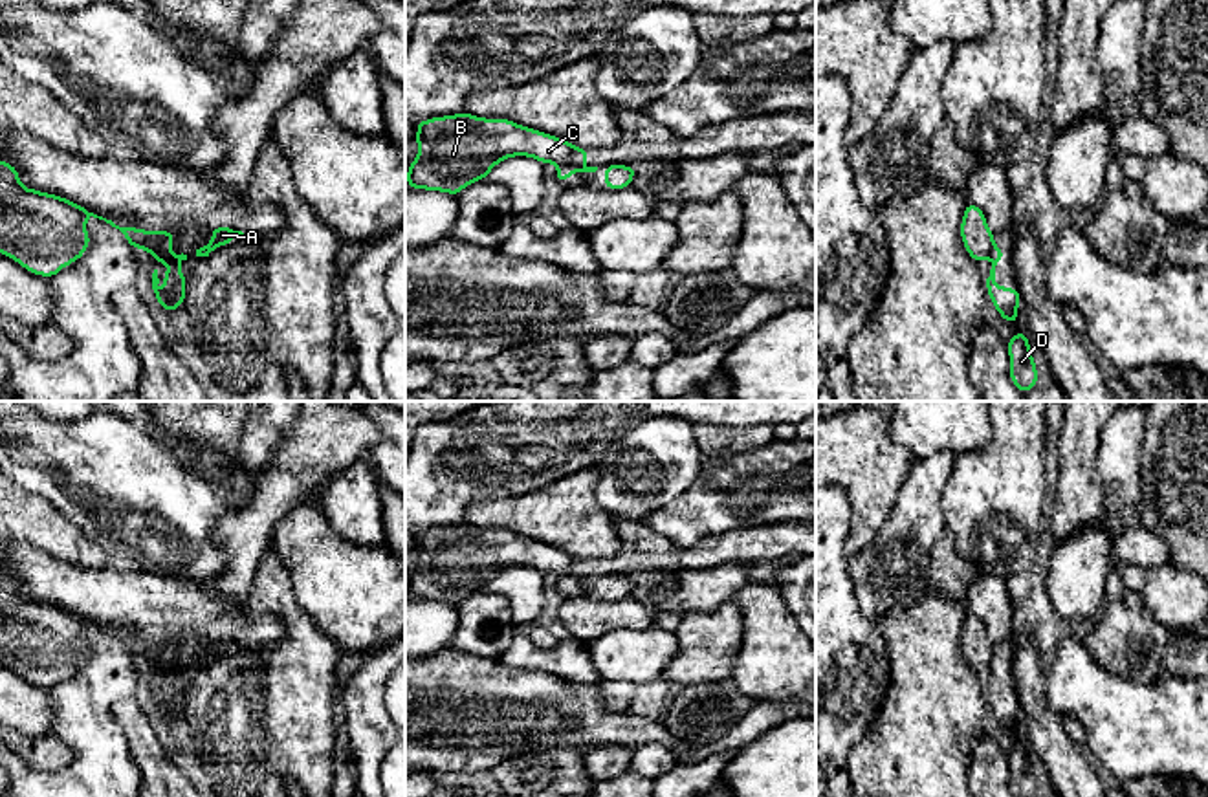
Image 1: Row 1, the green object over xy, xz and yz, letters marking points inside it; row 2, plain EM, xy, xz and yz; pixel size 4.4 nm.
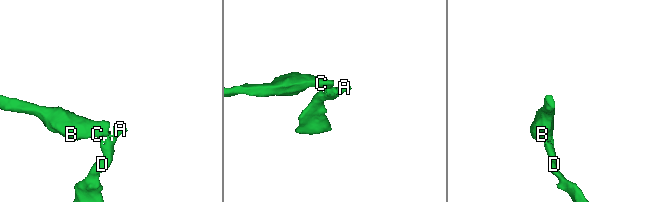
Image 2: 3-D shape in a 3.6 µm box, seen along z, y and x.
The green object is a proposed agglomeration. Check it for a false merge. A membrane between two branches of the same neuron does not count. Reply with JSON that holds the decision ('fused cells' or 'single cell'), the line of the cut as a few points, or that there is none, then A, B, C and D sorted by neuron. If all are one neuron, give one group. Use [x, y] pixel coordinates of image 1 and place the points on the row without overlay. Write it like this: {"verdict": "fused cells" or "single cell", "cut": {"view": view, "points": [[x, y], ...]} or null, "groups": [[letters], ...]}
{"verdict": "fused cells", "cut": {"view": "xz", "points": [[580, 576], [560, 578]]}, "groups": [["A", "D"], ["B", "C"]]}

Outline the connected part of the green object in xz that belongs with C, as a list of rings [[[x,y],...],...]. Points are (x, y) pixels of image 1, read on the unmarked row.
[[[466,522],[416,533],[416,540],[420,564],[409,577],[409,597],[455,606],[511,566],[532,566],[559,577],[581,577],[590,566],[587,559],[508,530],[482,530]]]

